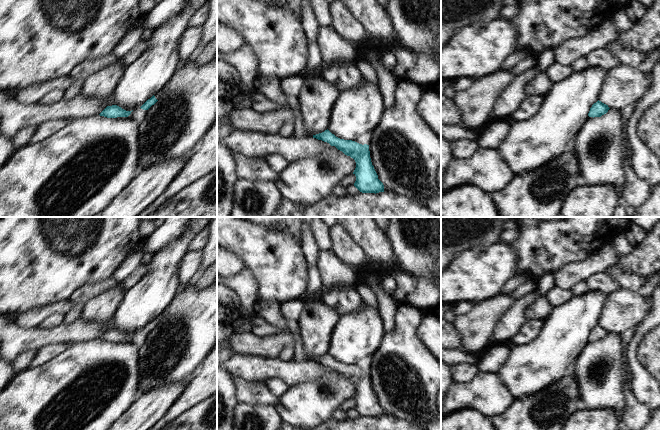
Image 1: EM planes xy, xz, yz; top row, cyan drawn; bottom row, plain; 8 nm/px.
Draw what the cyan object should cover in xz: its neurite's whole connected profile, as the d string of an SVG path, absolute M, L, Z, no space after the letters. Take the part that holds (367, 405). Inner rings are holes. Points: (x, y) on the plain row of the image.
M328 353L322 357L313 359L313 362L322 364L335 370L345 379L350 380L356 386L353 398L356 400L354 410L362 417L384 416L384 409L378 403L378 399L372 389L369 375L371 357L366 356L356 364L344 364L336 361Z

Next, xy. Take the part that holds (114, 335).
M160 314L148 323L141 331L132 335L126 335L117 329L112 329L107 330L99 339L107 342L131 343L139 349L142 346L146 335L161 322L162 316Z

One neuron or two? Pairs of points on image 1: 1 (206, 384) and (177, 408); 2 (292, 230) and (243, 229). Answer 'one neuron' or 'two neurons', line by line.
1: one neuron
2: two neurons

